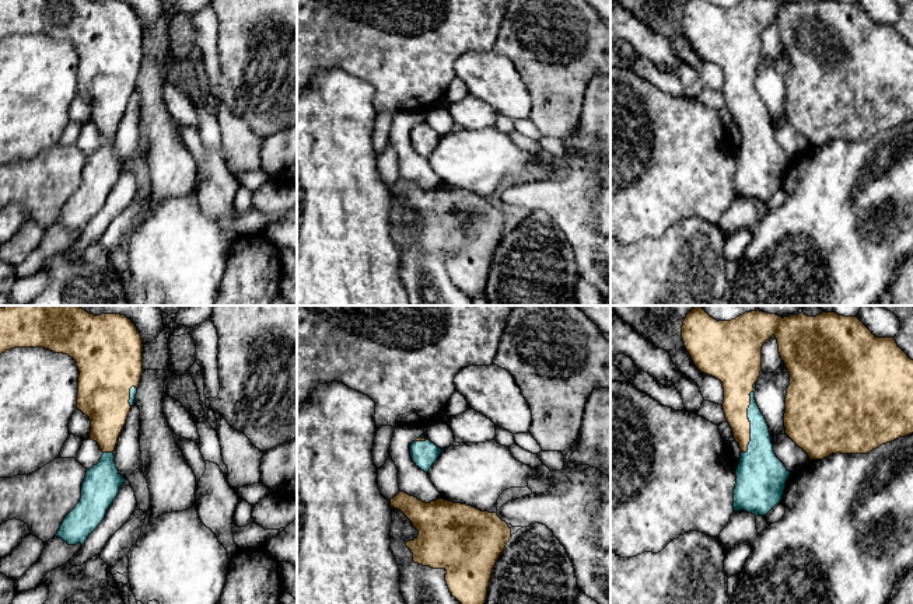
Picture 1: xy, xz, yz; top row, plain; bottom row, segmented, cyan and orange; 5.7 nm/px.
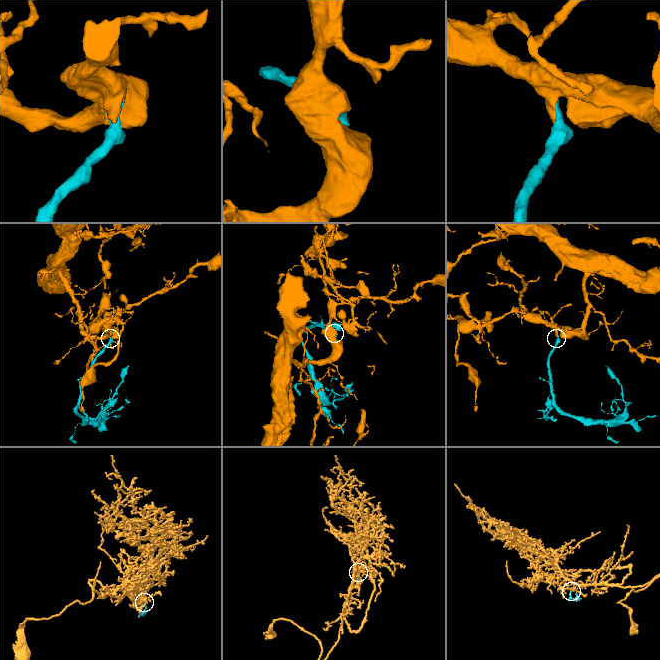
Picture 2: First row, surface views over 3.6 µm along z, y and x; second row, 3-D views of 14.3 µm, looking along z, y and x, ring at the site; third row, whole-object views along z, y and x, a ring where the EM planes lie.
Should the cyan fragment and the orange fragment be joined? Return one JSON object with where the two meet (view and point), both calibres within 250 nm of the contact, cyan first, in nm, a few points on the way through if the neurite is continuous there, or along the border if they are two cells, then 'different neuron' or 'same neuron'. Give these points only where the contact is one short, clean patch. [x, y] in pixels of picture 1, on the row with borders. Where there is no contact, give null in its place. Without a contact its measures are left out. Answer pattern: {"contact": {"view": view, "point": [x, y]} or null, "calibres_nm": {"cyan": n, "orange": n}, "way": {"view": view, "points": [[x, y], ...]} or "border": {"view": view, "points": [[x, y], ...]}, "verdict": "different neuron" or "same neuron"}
{"contact": {"view": "yz", "point": [748, 418]}, "calibres_nm": {"cyan": 180, "orange": 200}, "verdict": "same neuron"}

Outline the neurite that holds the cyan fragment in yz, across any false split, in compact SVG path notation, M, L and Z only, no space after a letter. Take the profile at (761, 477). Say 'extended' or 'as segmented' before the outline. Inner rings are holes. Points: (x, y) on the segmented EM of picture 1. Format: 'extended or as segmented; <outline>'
extended; M700 306L686 315L682 339L695 366L723 383L725 419L739 444L741 458L735 469L734 512L745 510L766 516L783 499L790 471L776 457L772 436L756 399L756 381L762 371L762 346L774 335L779 353L790 373L786 395L786 434L802 448L809 460L823 460L832 454L867 454L882 444L913 433L913 360L898 346L895 338L877 338L857 317L822 313L808 317L804 313L779 317L760 310L745 313L731 321L717 321Z

